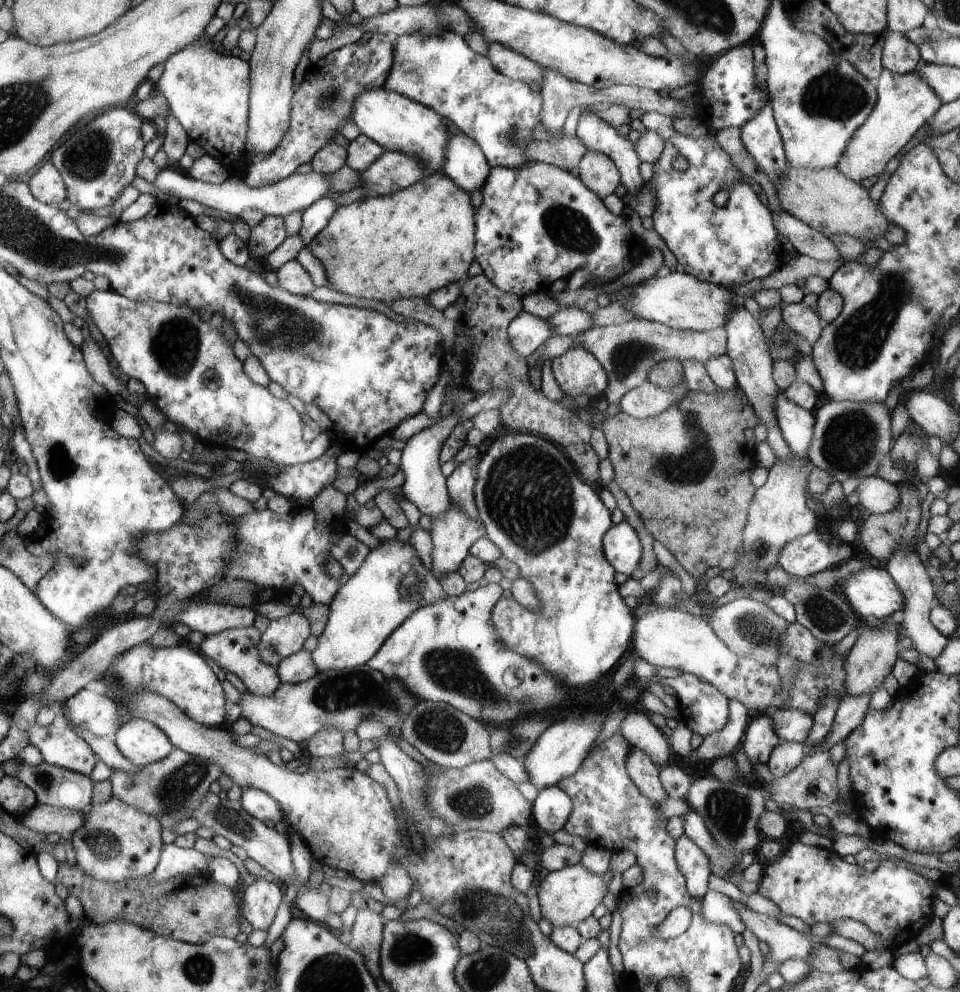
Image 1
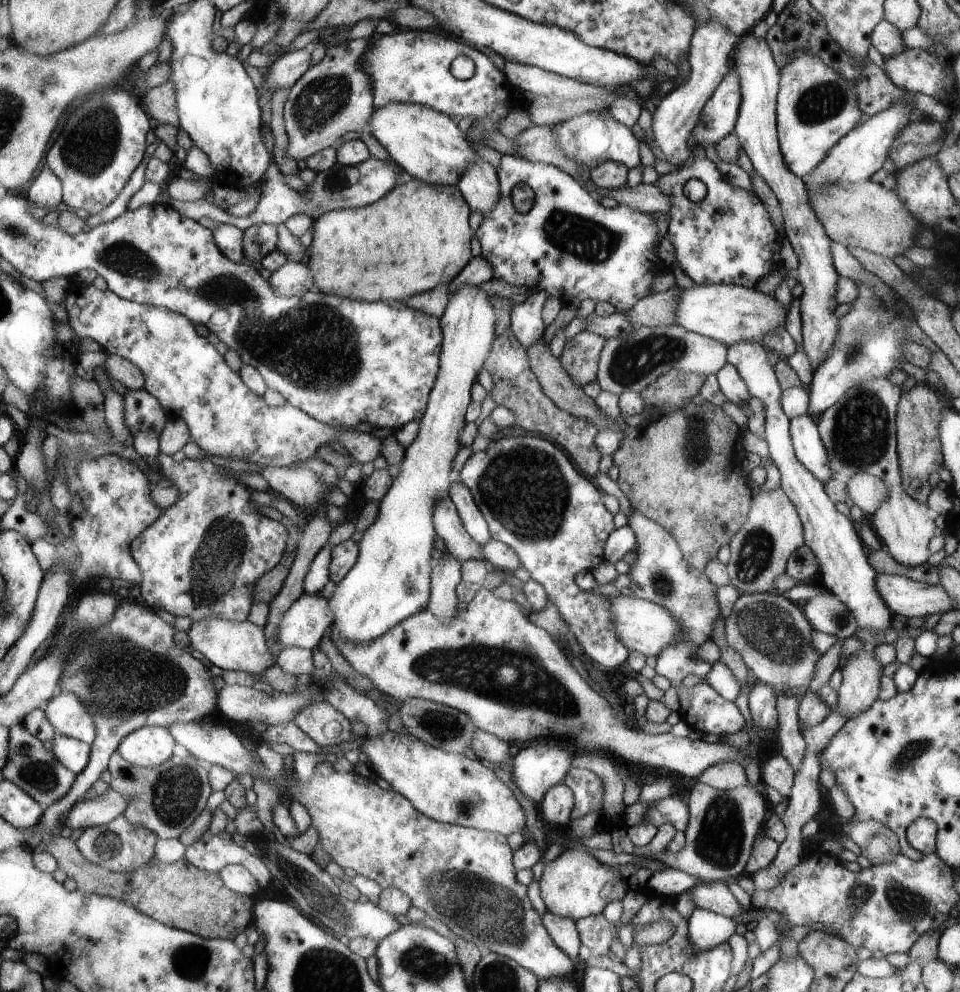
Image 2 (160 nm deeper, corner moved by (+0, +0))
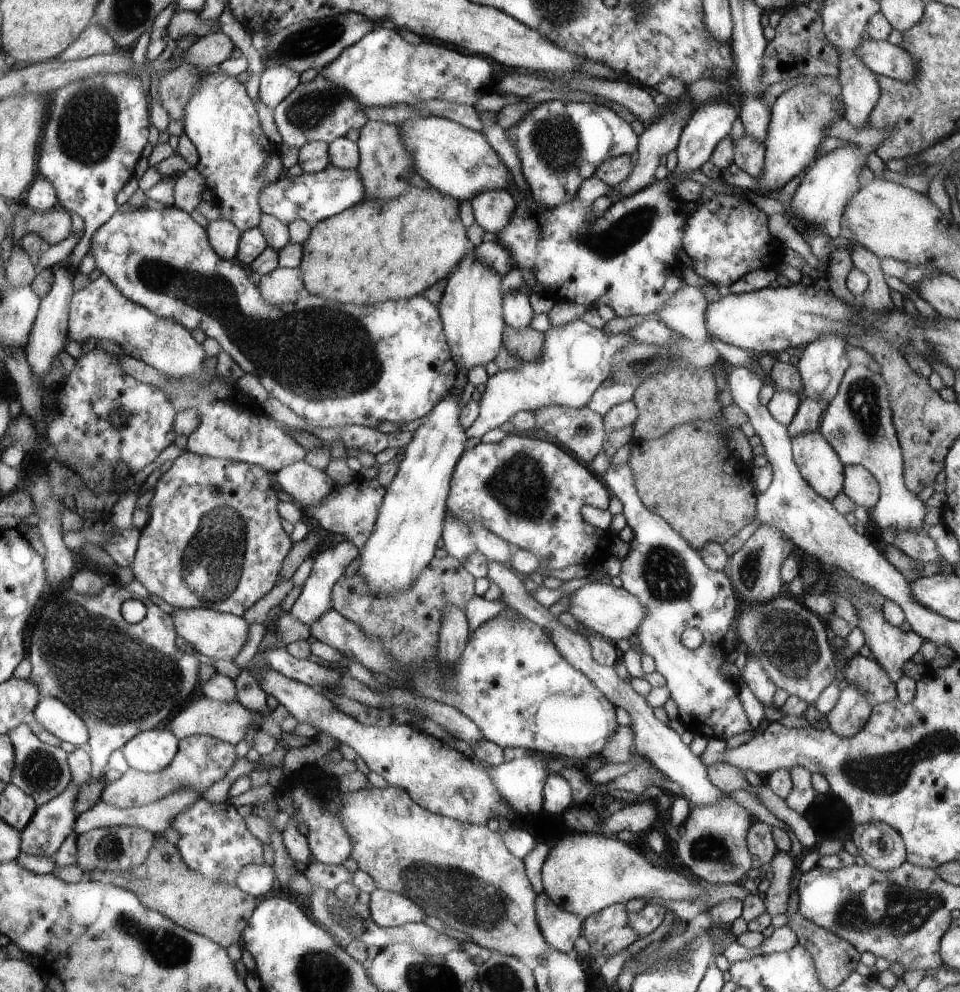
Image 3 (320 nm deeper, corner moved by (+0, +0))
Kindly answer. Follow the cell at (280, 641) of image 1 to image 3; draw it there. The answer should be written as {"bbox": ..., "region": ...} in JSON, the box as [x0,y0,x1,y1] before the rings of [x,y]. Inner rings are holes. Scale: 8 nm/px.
{"bbox":[290,541,359,626],"region":[[[343,541],[324,550],[318,550],[313,557],[313,568],[305,584],[301,588],[300,595],[294,602],[290,612],[302,622],[310,626],[316,620],[321,619],[328,609],[332,609],[331,596],[332,587],[337,583],[337,580],[344,575],[346,568],[352,564],[352,560],[356,560],[359,548],[353,545],[350,541]]]}

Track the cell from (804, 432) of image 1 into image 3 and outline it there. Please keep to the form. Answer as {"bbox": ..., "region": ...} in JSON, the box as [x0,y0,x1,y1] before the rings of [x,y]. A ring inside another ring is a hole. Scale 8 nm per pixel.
{"bbox":[791,433,843,502],"region":[[[819,433],[801,434],[791,440],[791,449],[796,466],[804,480],[814,489],[816,494],[832,502],[835,496],[843,492],[843,464],[830,443]]]}

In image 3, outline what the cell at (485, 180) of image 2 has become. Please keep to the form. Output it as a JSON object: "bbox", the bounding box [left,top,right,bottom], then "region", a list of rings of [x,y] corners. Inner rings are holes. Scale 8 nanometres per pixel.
{"bbox":[471,189,517,237],"region":[[[506,189],[481,192],[471,203],[476,224],[491,237],[509,225],[517,209],[517,203]]]}

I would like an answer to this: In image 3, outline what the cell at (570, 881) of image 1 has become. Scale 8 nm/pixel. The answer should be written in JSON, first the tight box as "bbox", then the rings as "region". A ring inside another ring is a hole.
{"bbox":[541,833,749,918],"region":[[[573,833],[560,840],[550,849],[541,868],[543,892],[564,910],[577,917],[588,918],[612,904],[623,905],[632,898],[680,900],[704,898],[708,909],[728,899],[748,896],[749,891],[741,884],[712,884],[702,880],[688,879],[684,873],[654,866],[630,843],[614,840],[614,836]]]}

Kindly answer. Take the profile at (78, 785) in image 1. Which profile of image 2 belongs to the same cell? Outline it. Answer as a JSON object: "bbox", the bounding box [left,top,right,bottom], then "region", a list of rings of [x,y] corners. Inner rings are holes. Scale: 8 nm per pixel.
{"bbox":[3,724,76,807],"region":[[[23,724],[9,726],[9,753],[6,768],[3,774],[7,781],[16,783],[26,794],[29,794],[44,807],[49,807],[54,804],[60,797],[63,797],[72,788],[76,775],[68,770],[53,753],[52,749],[46,749],[42,745],[42,741],[32,736],[28,729]]]}

